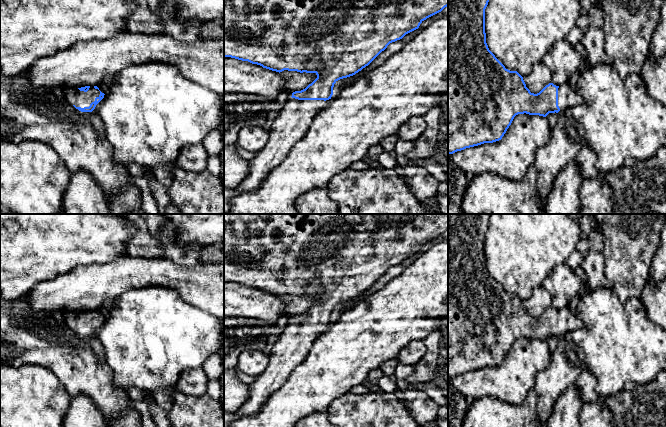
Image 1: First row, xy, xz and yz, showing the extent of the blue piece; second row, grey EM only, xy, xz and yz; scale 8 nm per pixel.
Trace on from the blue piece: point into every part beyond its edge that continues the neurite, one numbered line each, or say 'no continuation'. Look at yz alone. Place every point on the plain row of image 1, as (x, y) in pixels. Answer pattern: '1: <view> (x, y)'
1: yz (568, 320)

